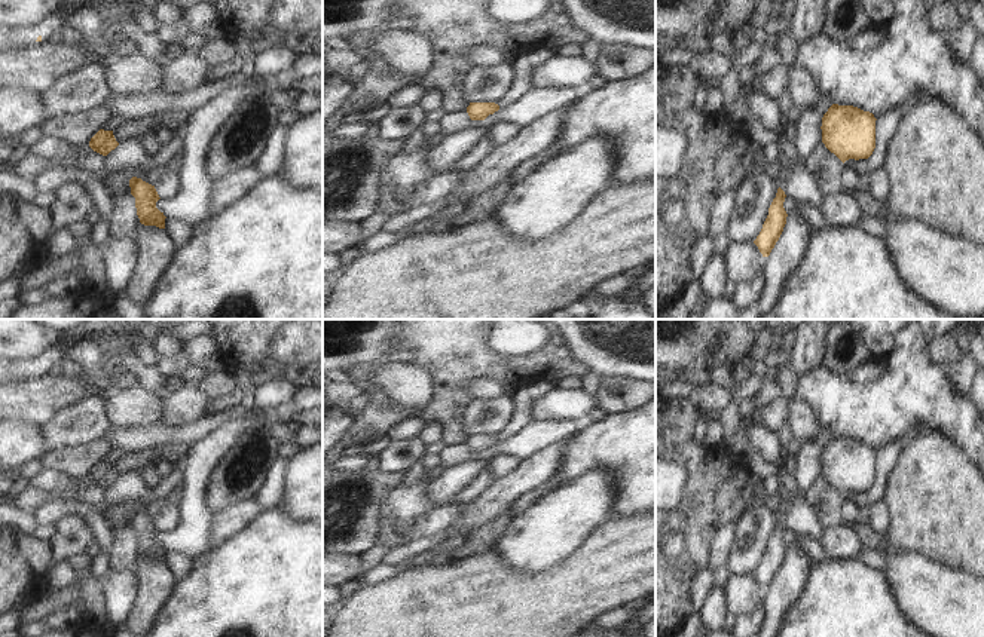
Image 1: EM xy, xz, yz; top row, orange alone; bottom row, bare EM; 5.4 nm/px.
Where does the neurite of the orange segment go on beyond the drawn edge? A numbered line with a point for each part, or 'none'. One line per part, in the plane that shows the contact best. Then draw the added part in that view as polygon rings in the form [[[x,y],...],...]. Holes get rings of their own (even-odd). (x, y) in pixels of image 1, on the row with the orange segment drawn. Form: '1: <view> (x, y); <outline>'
none

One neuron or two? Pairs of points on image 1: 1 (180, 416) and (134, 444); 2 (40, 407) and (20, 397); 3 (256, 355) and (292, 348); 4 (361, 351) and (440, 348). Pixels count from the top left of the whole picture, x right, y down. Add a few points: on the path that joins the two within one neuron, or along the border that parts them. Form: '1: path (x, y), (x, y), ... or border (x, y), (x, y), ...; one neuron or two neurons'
1: border (199, 419), (192, 423), (165, 426); two neurons
2: path (36, 403), (24, 401); one neuron
3: border (277, 334), (272, 360), (293, 368), (305, 366); two neurons
4: border (405, 336), (399, 348), (363, 363); two neurons

